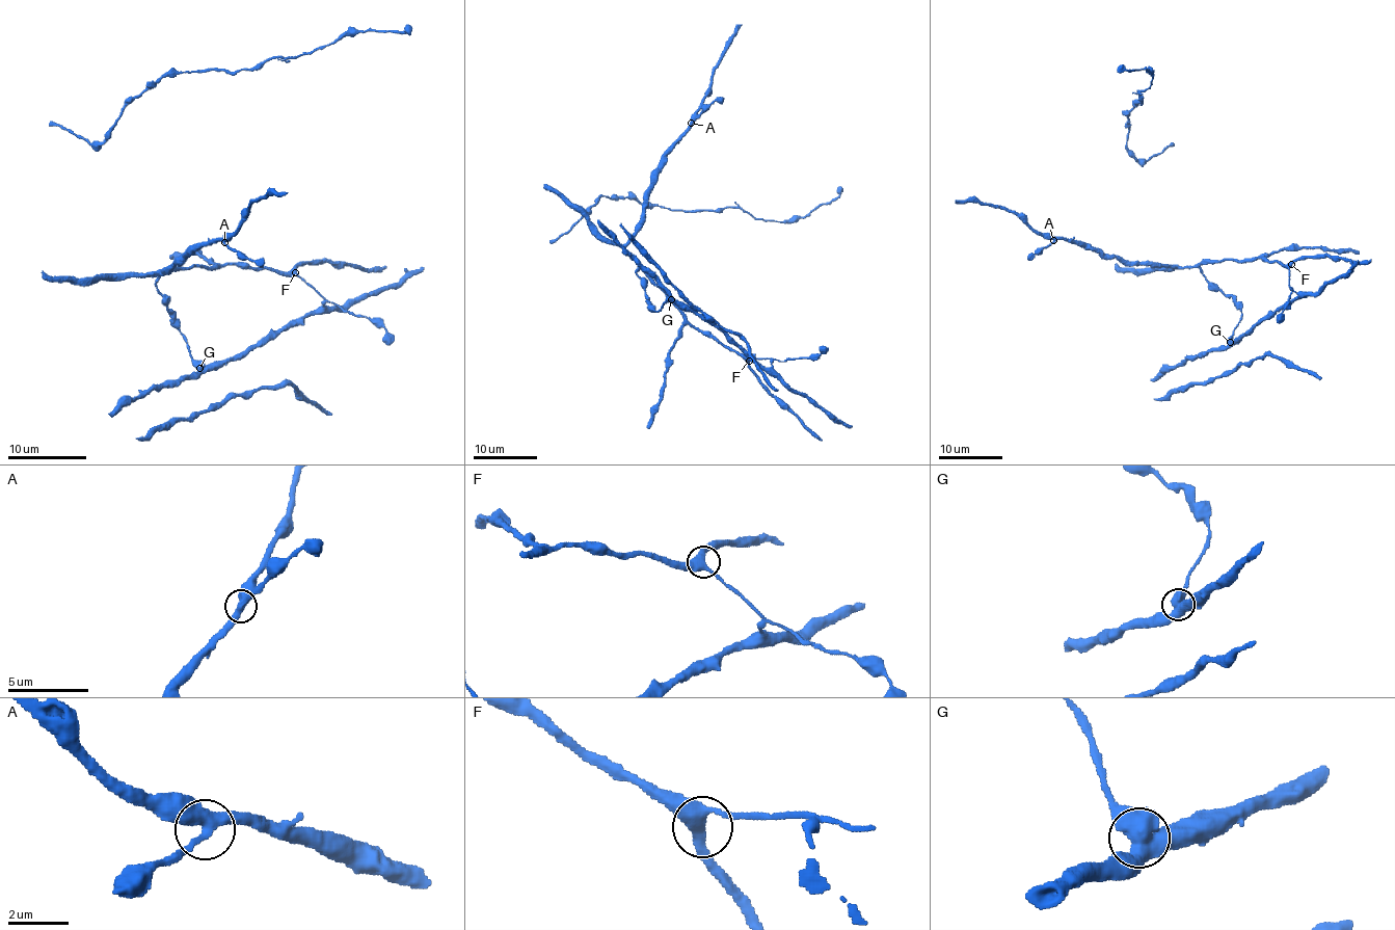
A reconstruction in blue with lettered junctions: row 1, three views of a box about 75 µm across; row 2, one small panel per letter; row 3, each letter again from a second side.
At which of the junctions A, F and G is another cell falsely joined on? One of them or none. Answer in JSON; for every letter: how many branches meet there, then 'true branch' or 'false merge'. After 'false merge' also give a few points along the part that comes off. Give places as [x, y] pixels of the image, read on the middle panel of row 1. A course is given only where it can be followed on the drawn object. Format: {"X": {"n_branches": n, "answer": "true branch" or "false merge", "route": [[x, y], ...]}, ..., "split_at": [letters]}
{"A": {"n_branches": 3, "answer": "true branch"}, "F": {"n_branches": 3, "answer": "true branch"}, "G": {"n_branches": 3, "answer": "true branch"}, "split_at": []}

